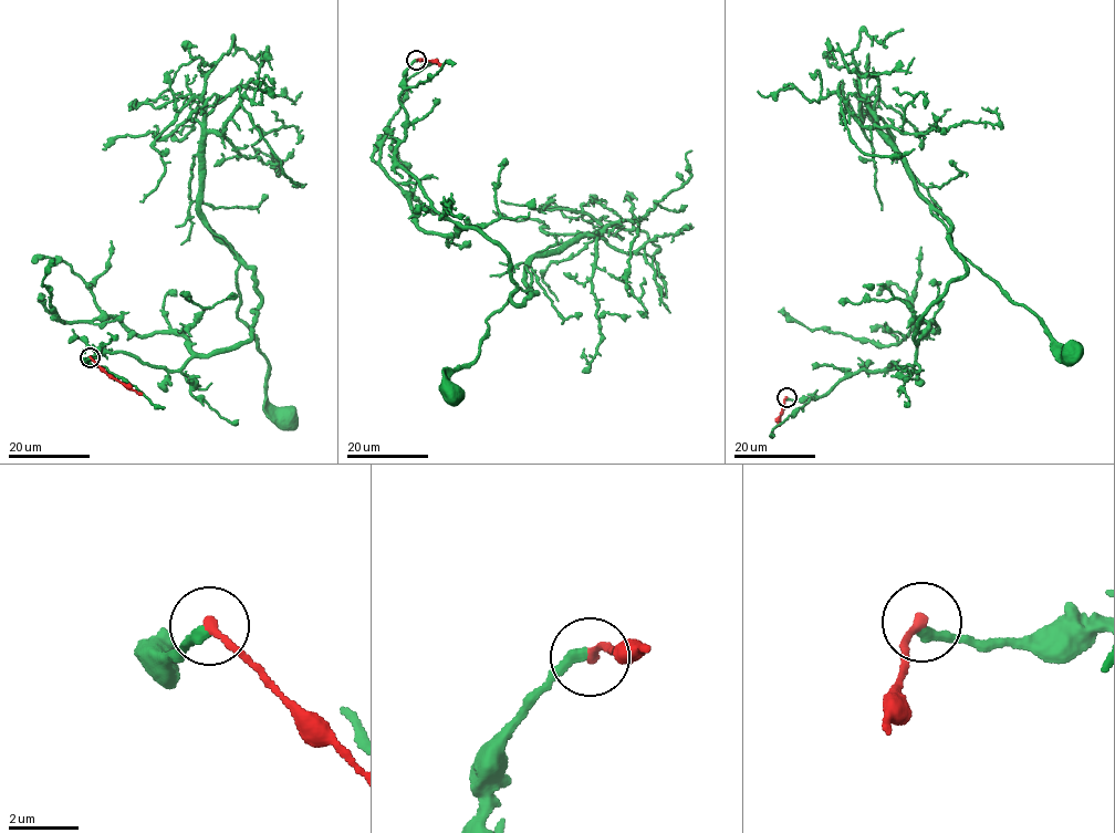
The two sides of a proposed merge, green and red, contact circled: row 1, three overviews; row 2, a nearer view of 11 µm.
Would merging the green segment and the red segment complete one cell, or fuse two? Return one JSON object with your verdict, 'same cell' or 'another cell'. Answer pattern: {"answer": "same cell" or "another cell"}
{"answer": "another cell"}

